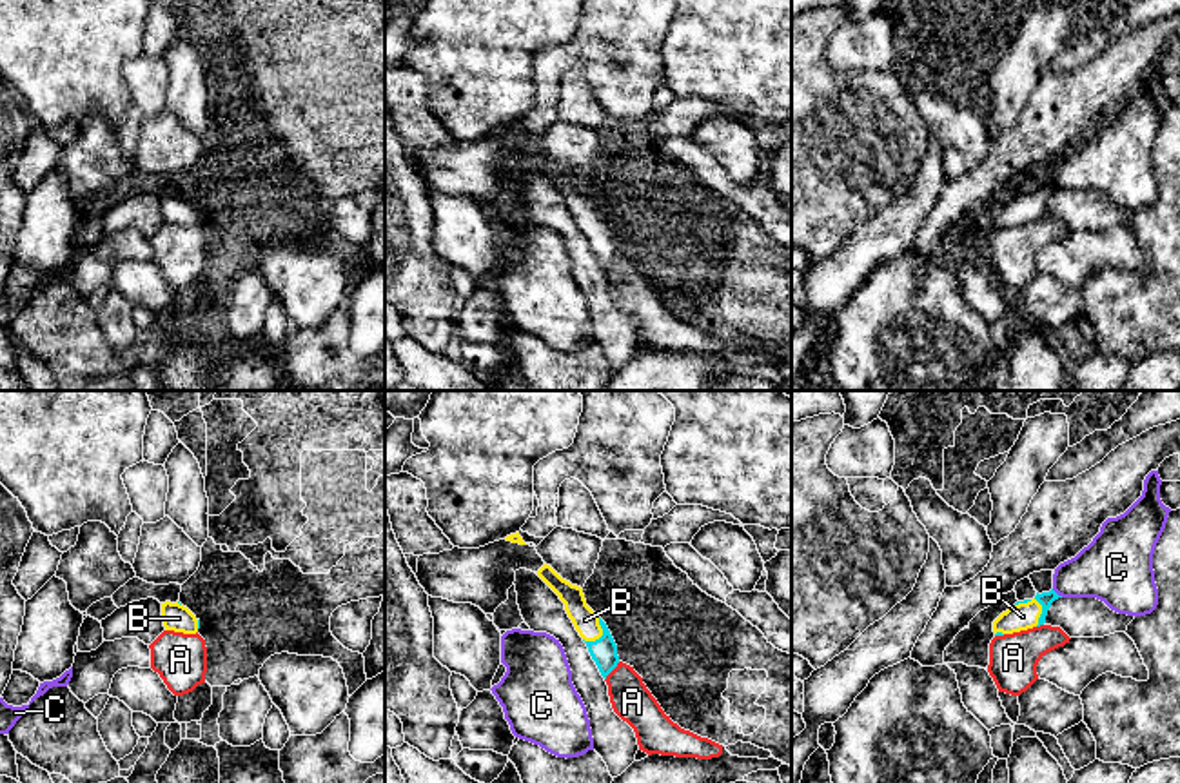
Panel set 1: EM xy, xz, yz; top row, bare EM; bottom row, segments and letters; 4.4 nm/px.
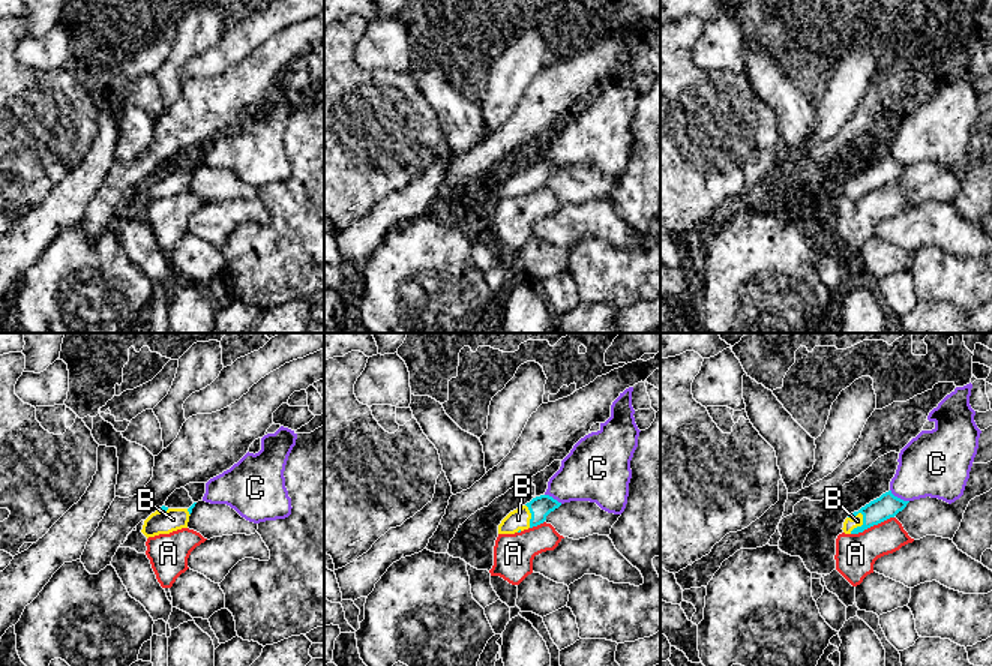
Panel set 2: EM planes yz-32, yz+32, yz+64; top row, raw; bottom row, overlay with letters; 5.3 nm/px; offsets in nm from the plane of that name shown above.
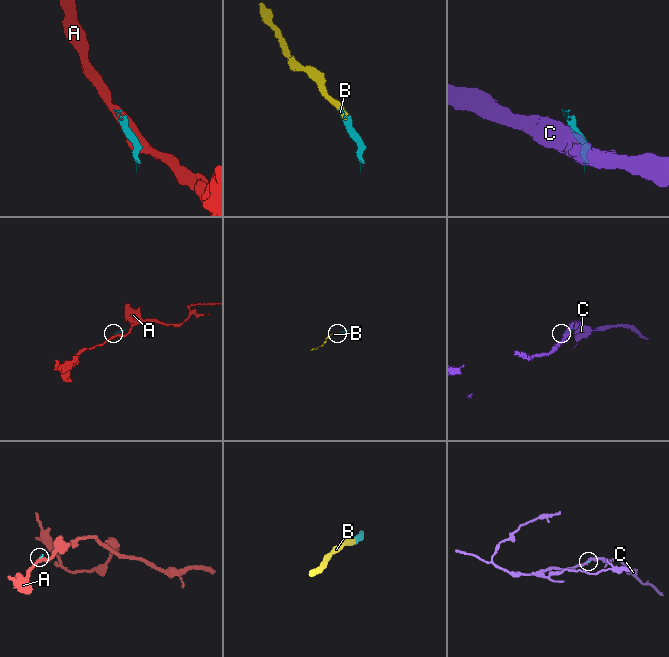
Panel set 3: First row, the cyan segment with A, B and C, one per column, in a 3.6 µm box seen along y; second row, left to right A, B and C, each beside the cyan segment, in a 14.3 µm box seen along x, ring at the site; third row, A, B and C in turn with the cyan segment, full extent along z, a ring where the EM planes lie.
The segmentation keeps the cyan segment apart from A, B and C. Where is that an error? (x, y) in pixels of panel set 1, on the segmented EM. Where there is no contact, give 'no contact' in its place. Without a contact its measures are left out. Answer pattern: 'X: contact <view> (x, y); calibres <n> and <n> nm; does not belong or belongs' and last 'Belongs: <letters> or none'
A: contact xz (612, 669); calibres 120 and 180 nm; does not belong
B: contact yz (1037, 600); calibres 60 and 120 nm; belongs
C: contact yz (1055, 593); calibres 60 and 280 nm; does not belong
Belongs: B

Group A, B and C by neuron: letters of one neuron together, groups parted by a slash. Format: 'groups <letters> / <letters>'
groups A / B / C

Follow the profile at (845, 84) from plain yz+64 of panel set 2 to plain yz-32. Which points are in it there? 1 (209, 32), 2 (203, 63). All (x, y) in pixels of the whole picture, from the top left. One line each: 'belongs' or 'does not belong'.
1: belongs
2: does not belong

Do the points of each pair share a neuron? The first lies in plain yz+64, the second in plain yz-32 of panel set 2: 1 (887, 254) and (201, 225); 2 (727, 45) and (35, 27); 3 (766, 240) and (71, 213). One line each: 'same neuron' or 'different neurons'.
1: different neurons
2: different neurons
3: different neurons

